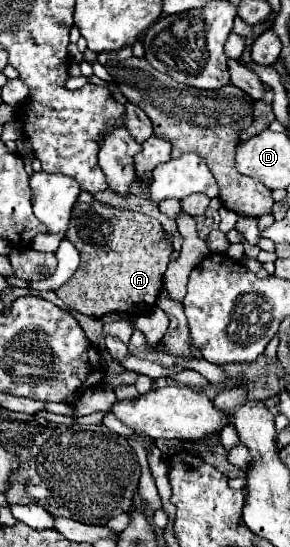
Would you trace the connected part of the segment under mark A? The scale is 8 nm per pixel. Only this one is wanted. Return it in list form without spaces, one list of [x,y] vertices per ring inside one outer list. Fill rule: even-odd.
[[[77,200],[65,238],[81,252],[81,262],[77,272],[57,290],[57,296],[69,308],[93,318],[120,312],[131,316],[147,312],[147,307],[156,305],[173,252],[161,228],[161,222],[151,216],[101,202],[87,204]]]

